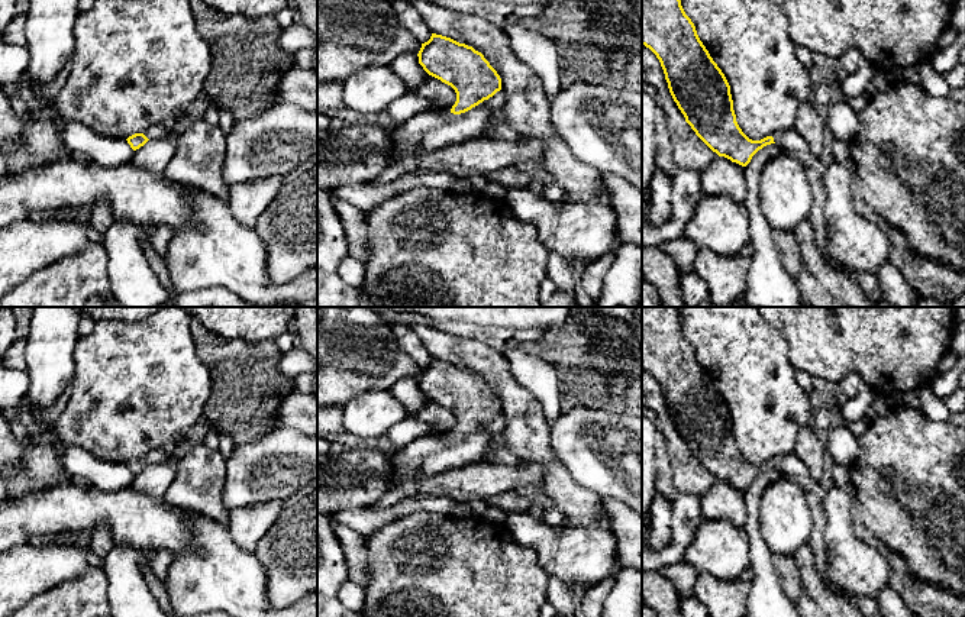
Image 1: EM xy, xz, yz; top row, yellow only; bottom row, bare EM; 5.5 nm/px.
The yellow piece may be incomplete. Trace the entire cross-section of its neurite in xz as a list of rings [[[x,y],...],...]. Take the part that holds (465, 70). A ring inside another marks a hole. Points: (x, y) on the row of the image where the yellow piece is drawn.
[[[432,33],[430,39],[422,43],[417,56],[419,64],[429,75],[455,90],[456,101],[448,113],[419,113],[398,125],[393,135],[394,161],[369,184],[388,184],[409,172],[414,172],[416,165],[413,159],[420,152],[482,136],[485,123],[493,114],[482,101],[501,90],[501,78],[481,52],[451,38]]]

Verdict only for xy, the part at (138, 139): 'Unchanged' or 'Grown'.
Grown

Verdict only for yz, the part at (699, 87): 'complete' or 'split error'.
split error

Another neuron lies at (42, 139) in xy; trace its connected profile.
[[[32,109],[22,116],[22,136],[26,152],[38,164],[54,162],[71,155],[52,117],[41,117]]]

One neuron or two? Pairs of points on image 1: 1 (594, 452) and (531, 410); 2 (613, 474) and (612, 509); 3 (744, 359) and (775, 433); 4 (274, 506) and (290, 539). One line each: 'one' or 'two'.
1: two
2: two
3: one
4: two

